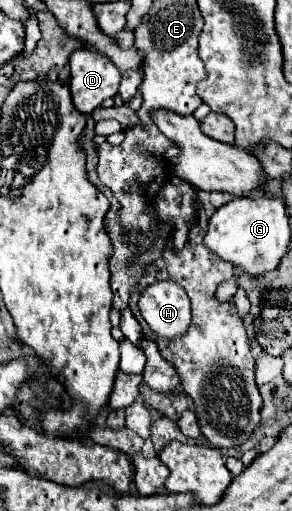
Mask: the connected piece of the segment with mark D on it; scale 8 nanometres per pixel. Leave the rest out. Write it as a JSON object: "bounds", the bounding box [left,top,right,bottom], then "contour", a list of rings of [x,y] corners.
{"bounds":[69,48,121,114],"contour":[[[81,48],[69,58],[71,66],[71,96],[79,112],[91,114],[105,98],[117,94],[121,72],[101,52]]]}

